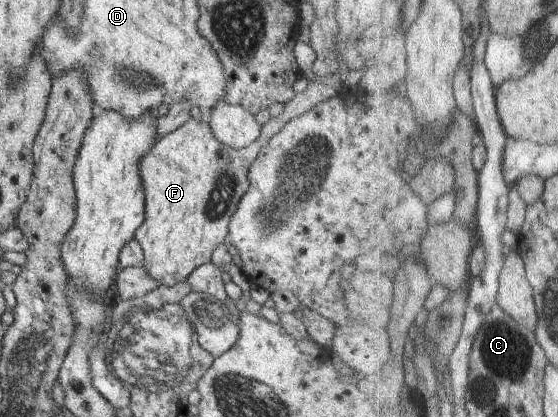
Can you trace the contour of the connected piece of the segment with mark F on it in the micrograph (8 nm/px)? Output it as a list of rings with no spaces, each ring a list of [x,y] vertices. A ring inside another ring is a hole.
[[[192,118],[175,131],[157,139],[142,157],[139,169],[145,192],[146,214],[134,237],[144,253],[143,267],[159,285],[172,288],[187,280],[196,267],[211,261],[218,245],[225,243],[231,216],[237,212],[238,203],[249,187],[249,166],[267,141],[269,137],[261,135],[247,147],[236,150],[217,141],[207,122]]]

